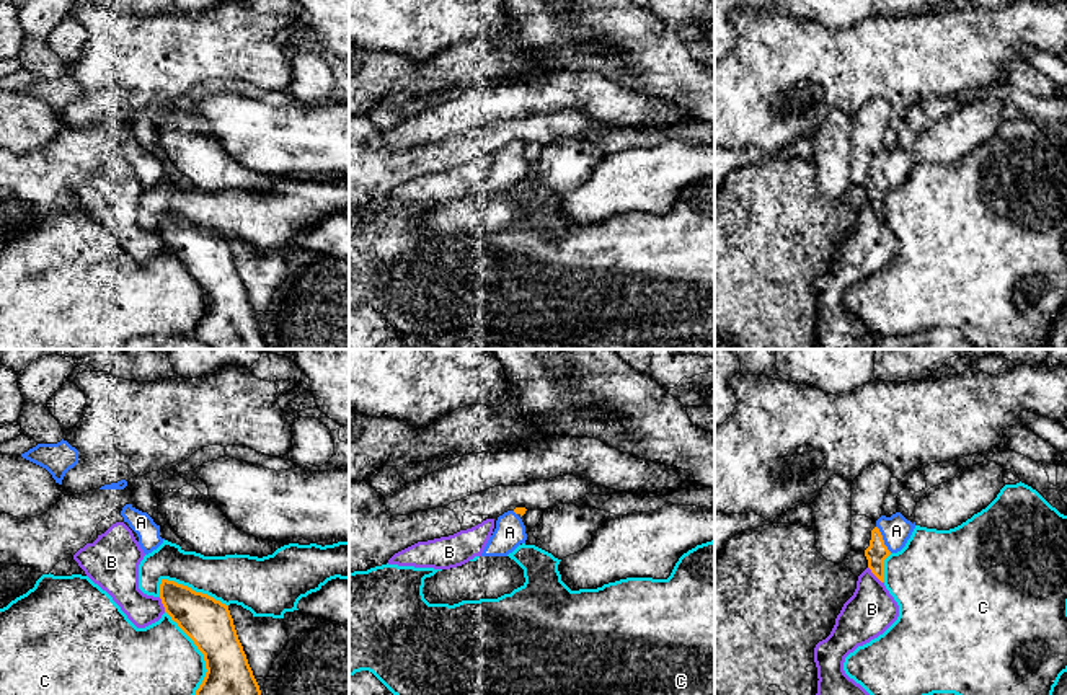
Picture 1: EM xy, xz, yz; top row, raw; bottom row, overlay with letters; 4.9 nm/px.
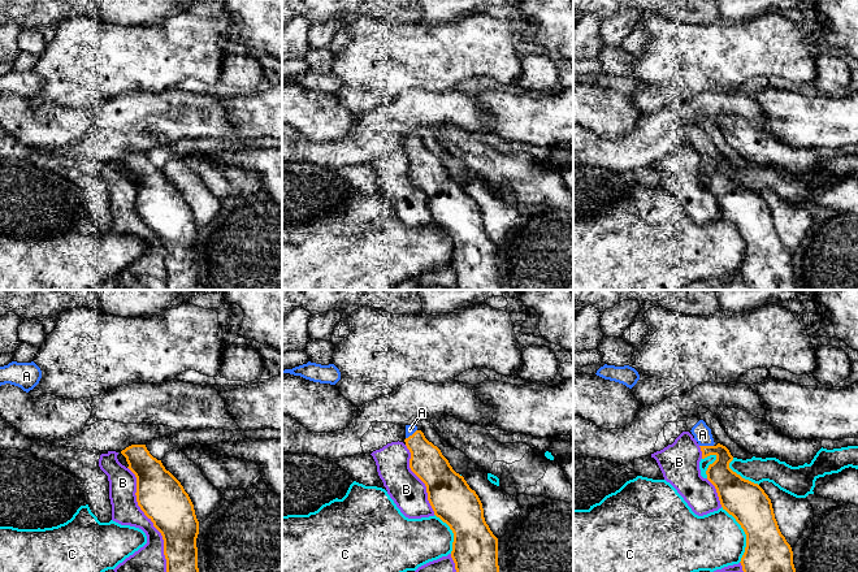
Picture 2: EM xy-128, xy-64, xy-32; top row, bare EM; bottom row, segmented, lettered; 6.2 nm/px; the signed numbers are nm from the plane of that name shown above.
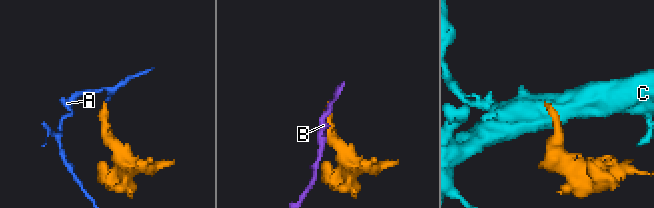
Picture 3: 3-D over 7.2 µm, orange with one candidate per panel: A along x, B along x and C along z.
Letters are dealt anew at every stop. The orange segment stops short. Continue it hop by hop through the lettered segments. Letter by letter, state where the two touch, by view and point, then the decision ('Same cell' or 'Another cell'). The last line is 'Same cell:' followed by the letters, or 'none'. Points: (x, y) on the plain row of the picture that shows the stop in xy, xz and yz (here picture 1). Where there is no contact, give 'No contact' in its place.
A: Touches orange at yz (881, 173). Same cell
B: Touches orange at yz (875, 209). Another cell
C: Touches orange at xy (203, 287). Another cell
Same cell: A

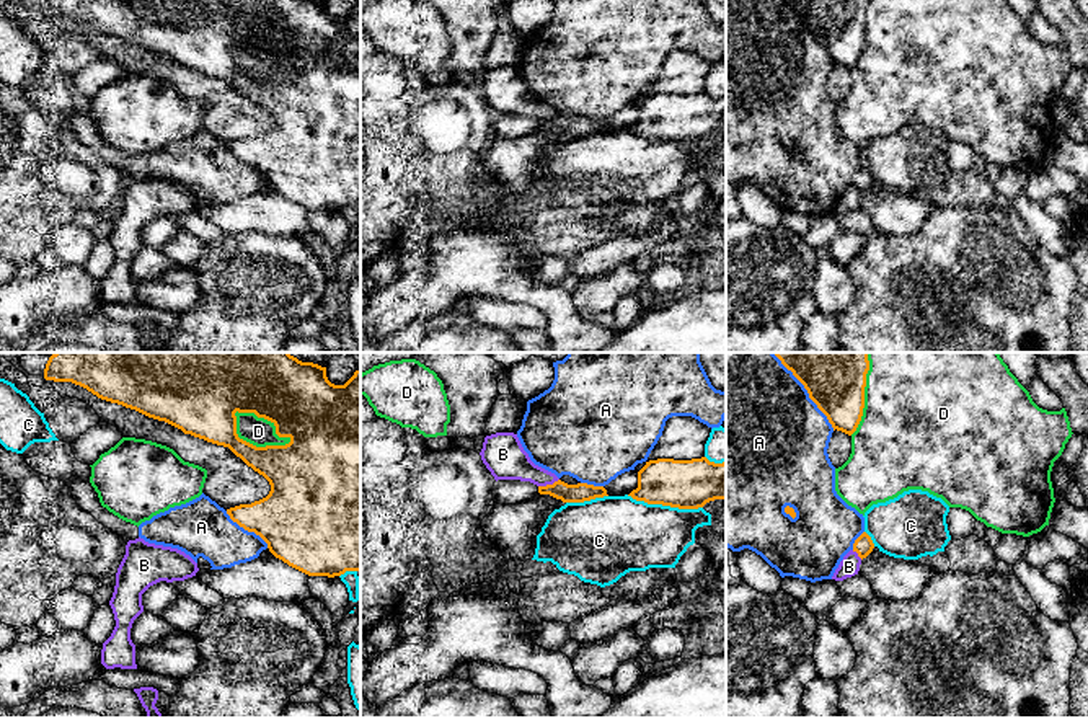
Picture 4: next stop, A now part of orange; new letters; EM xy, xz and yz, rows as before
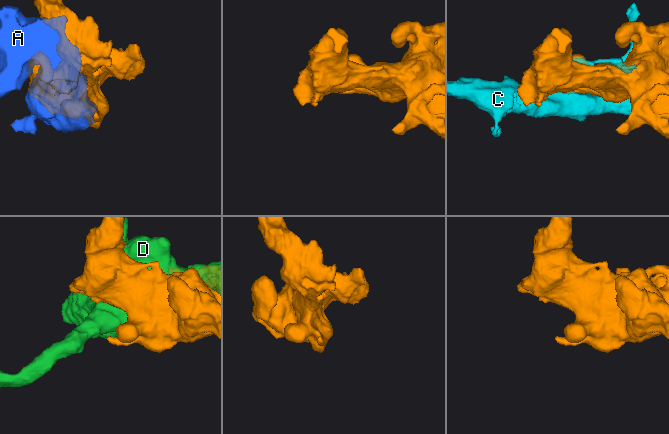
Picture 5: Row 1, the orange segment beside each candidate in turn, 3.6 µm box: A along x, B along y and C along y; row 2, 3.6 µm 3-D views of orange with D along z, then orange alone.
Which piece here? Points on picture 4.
A: Touches orange at yz (809, 31). Another cell
B: Touches orange at xz (548, 119). Another cell
C: Touches orange at xz (664, 139). Another cell
D: Touches orange at xy (265, 53). Another cell
Same cell: none

